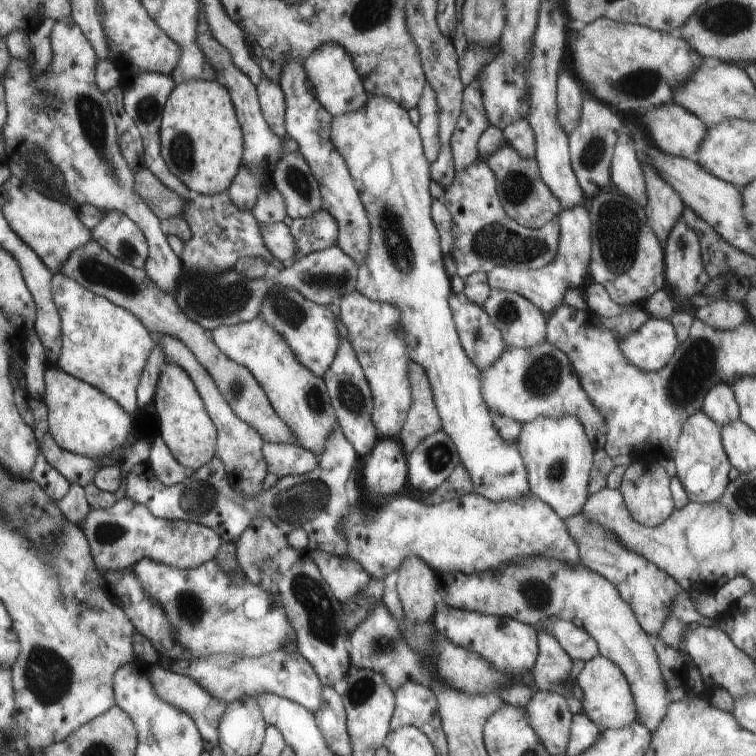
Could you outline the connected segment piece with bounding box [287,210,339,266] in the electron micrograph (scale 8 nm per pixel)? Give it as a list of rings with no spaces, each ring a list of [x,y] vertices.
[[[321,210],[313,218],[293,220],[291,234],[295,240],[295,256],[291,260],[287,260],[287,266],[299,262],[301,258],[305,258],[313,252],[333,248],[337,236],[339,236],[339,226],[331,214]]]

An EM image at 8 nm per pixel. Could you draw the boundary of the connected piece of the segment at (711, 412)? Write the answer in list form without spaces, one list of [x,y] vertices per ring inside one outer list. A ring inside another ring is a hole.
[[[725,384],[715,386],[709,394],[705,394],[701,412],[705,412],[719,426],[729,426],[729,424],[737,422],[739,420],[739,402],[735,400],[733,388],[725,386]]]

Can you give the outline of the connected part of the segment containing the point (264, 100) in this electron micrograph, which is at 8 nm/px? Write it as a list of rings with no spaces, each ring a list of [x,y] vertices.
[[[265,80],[257,86],[259,90],[259,104],[263,110],[263,118],[269,124],[269,128],[279,136],[287,136],[285,126],[285,112],[287,112],[287,96],[283,92],[283,86],[273,80]]]

